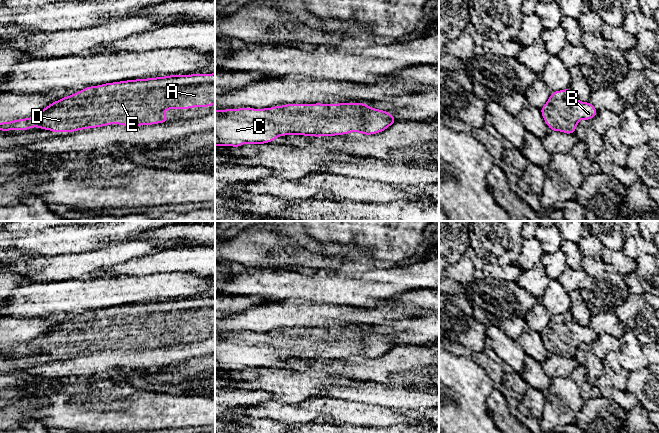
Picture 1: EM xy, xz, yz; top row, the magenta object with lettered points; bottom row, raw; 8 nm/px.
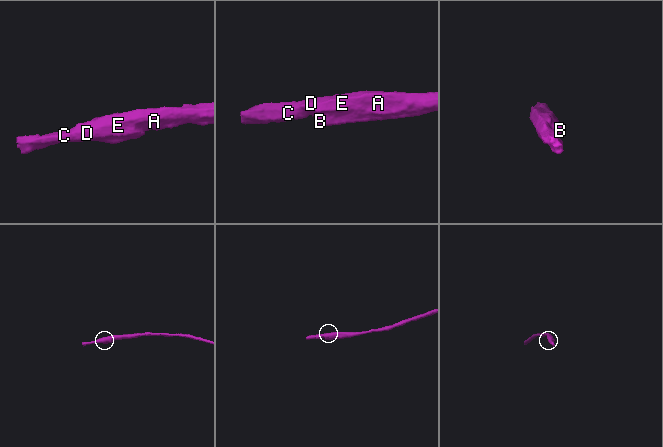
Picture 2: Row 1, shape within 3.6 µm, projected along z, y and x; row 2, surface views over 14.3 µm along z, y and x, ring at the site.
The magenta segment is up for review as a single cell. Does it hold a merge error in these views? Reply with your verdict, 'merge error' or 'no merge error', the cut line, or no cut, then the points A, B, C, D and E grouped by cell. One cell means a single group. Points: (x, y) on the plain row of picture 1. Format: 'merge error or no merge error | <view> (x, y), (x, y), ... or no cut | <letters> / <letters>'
no merge error | no cut | A B C D E

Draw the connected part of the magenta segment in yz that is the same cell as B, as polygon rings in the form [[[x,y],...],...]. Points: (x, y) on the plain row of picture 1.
[[[570,312],[554,315],[540,333],[544,345],[552,355],[575,358],[581,343],[591,344],[598,338],[590,326],[576,323]]]

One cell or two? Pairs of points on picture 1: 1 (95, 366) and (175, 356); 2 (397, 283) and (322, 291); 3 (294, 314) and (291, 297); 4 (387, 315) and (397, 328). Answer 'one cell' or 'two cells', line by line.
1: one cell
2: one cell
3: two cells
4: two cells

